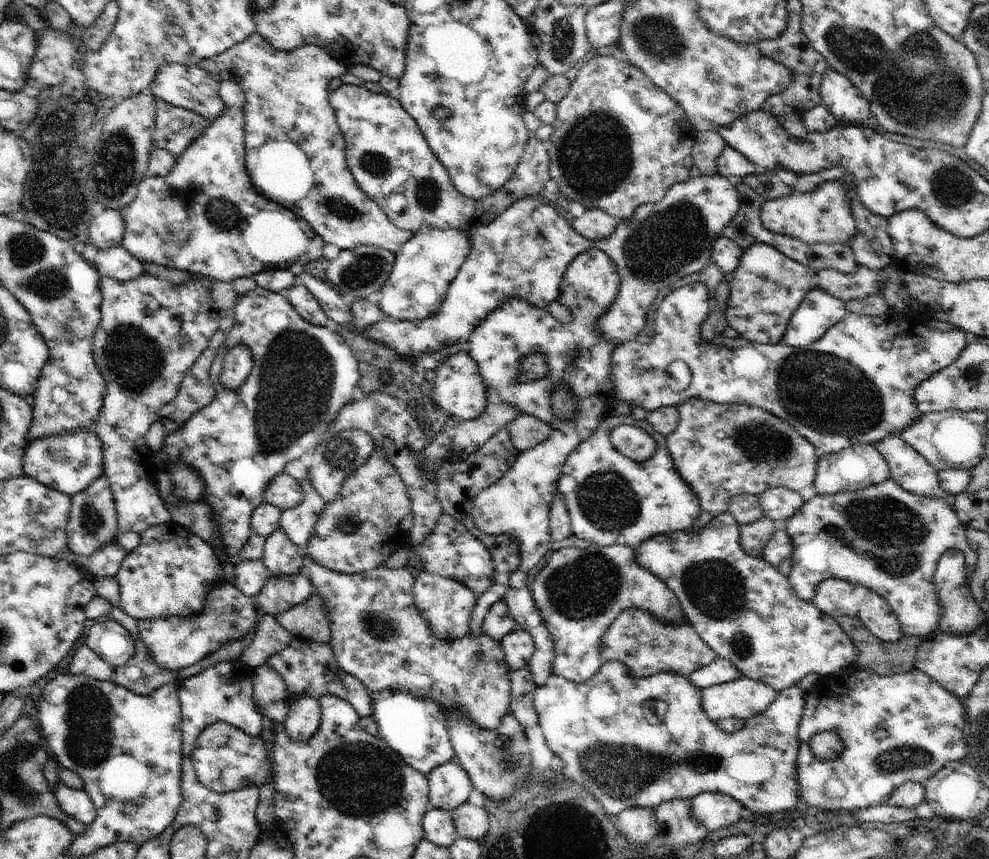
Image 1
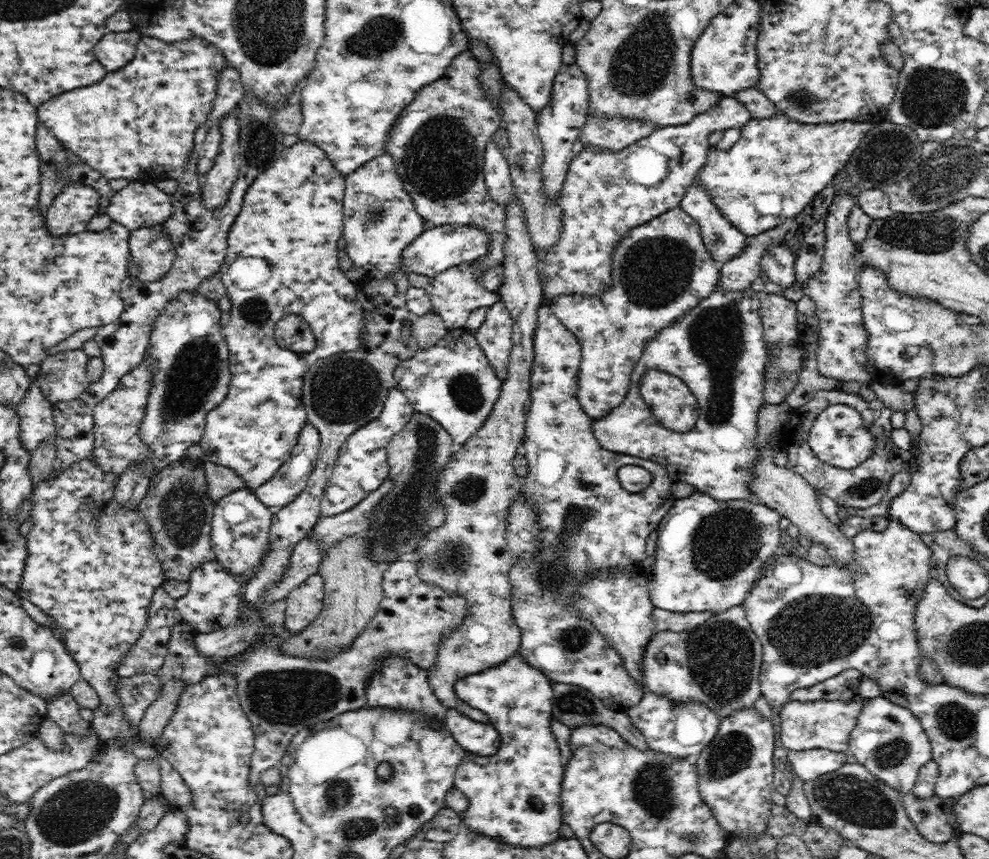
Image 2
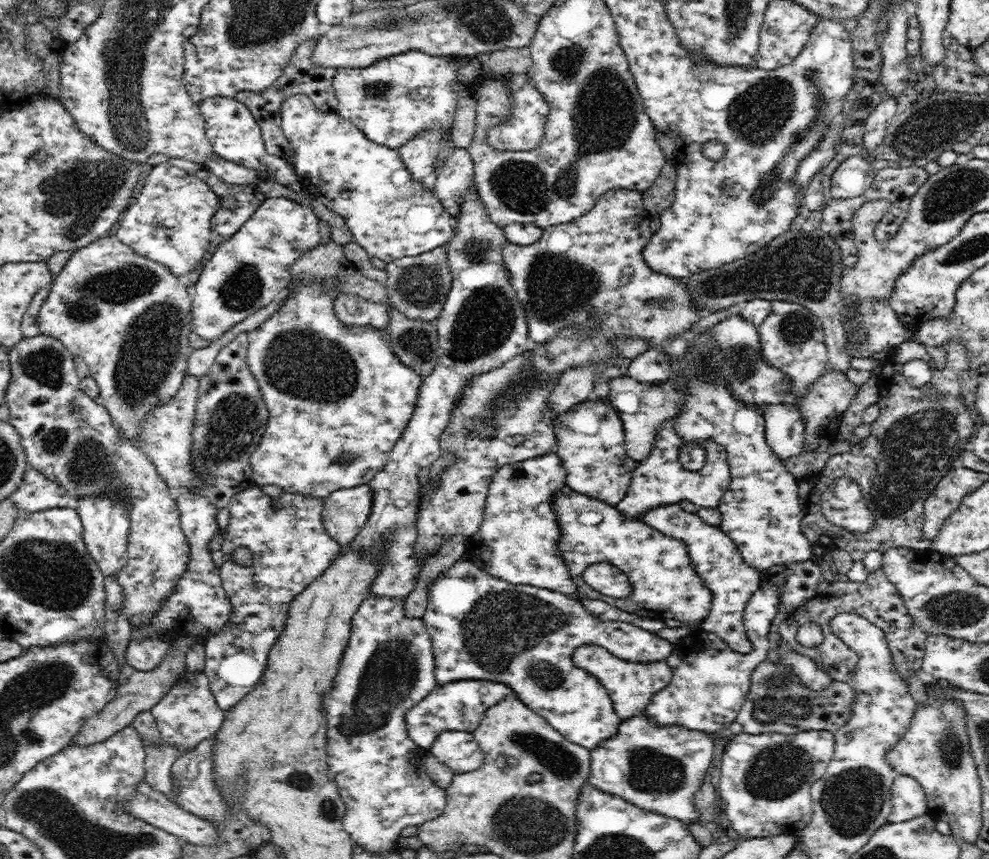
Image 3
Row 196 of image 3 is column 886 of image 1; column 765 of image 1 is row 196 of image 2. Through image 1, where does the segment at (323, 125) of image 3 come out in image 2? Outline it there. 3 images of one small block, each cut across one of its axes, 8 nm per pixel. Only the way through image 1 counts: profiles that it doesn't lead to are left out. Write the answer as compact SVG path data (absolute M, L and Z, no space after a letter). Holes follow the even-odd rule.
M389 153L369 160L361 168L356 169L356 172L346 176L343 196L343 236L347 243L346 252L352 259L353 266L364 276L364 279L380 274L389 276L392 273L392 280L398 292L405 294L411 286L408 283L408 274L401 270L402 250L412 244L426 227L427 224L416 212L413 200L404 189L398 177L394 159Z

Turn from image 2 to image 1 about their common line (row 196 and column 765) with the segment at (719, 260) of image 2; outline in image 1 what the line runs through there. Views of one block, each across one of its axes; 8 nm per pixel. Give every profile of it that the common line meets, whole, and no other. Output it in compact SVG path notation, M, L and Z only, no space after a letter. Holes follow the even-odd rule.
M748 677L702 691L703 709L714 722L737 718L747 721L762 714L779 695L769 684Z

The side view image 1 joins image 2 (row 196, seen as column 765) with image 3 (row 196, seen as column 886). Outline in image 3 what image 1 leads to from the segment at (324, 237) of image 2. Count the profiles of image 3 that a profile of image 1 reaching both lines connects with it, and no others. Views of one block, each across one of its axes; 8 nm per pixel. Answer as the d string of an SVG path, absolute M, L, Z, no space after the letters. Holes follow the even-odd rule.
M266 197L238 232L225 238L207 261L191 302L193 330L210 343L286 291L290 268L300 256L321 244L319 218L297 200Z

